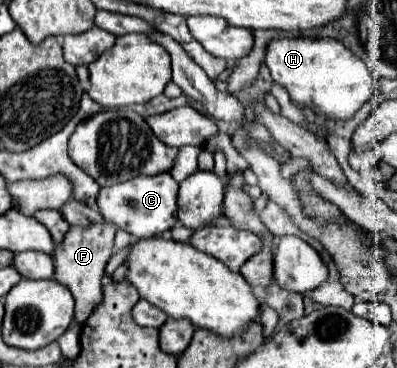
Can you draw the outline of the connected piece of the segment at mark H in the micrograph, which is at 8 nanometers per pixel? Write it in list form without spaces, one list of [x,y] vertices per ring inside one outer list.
[[[273,38],[267,46],[265,64],[273,80],[287,88],[287,92],[291,94],[291,100],[303,106],[313,106],[317,116],[345,120],[353,116],[375,92],[375,78],[373,74],[369,74],[369,68],[365,66],[365,62],[361,62],[361,58],[353,56],[349,48],[341,46],[341,42],[333,38]]]

